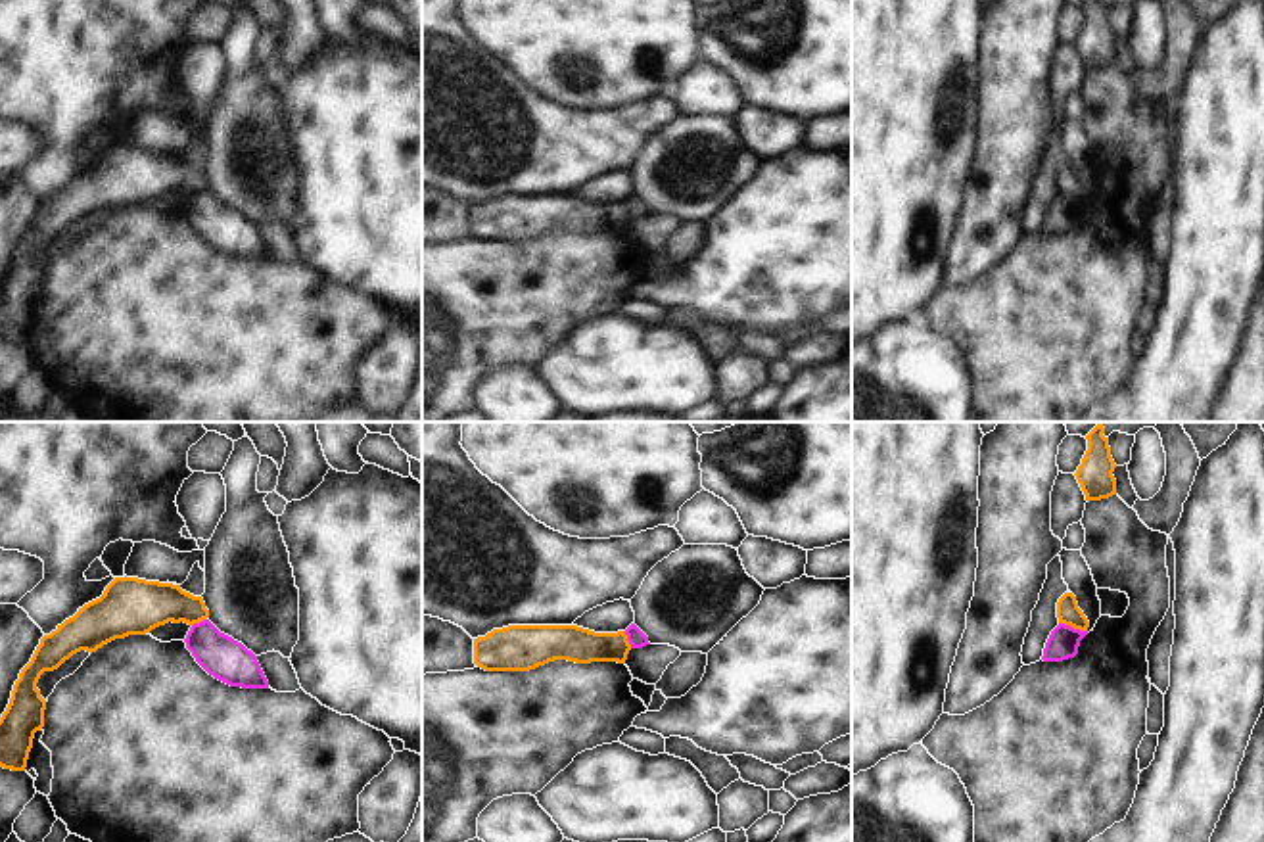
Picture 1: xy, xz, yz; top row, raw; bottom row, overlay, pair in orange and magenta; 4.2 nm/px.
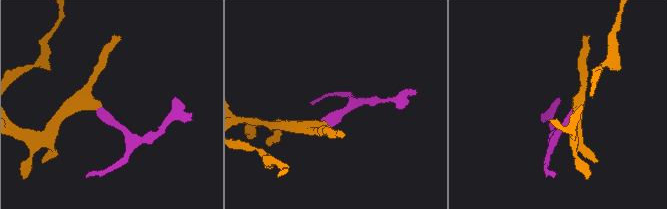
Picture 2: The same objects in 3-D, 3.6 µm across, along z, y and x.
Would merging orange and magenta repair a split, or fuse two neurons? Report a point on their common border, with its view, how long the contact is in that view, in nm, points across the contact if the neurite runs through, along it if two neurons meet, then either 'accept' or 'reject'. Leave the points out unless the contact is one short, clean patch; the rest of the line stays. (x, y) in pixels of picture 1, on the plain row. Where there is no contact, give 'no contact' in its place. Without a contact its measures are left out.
yz (1073, 196) | 130 nm | along yz (1059, 192), (1086, 202) | reject

